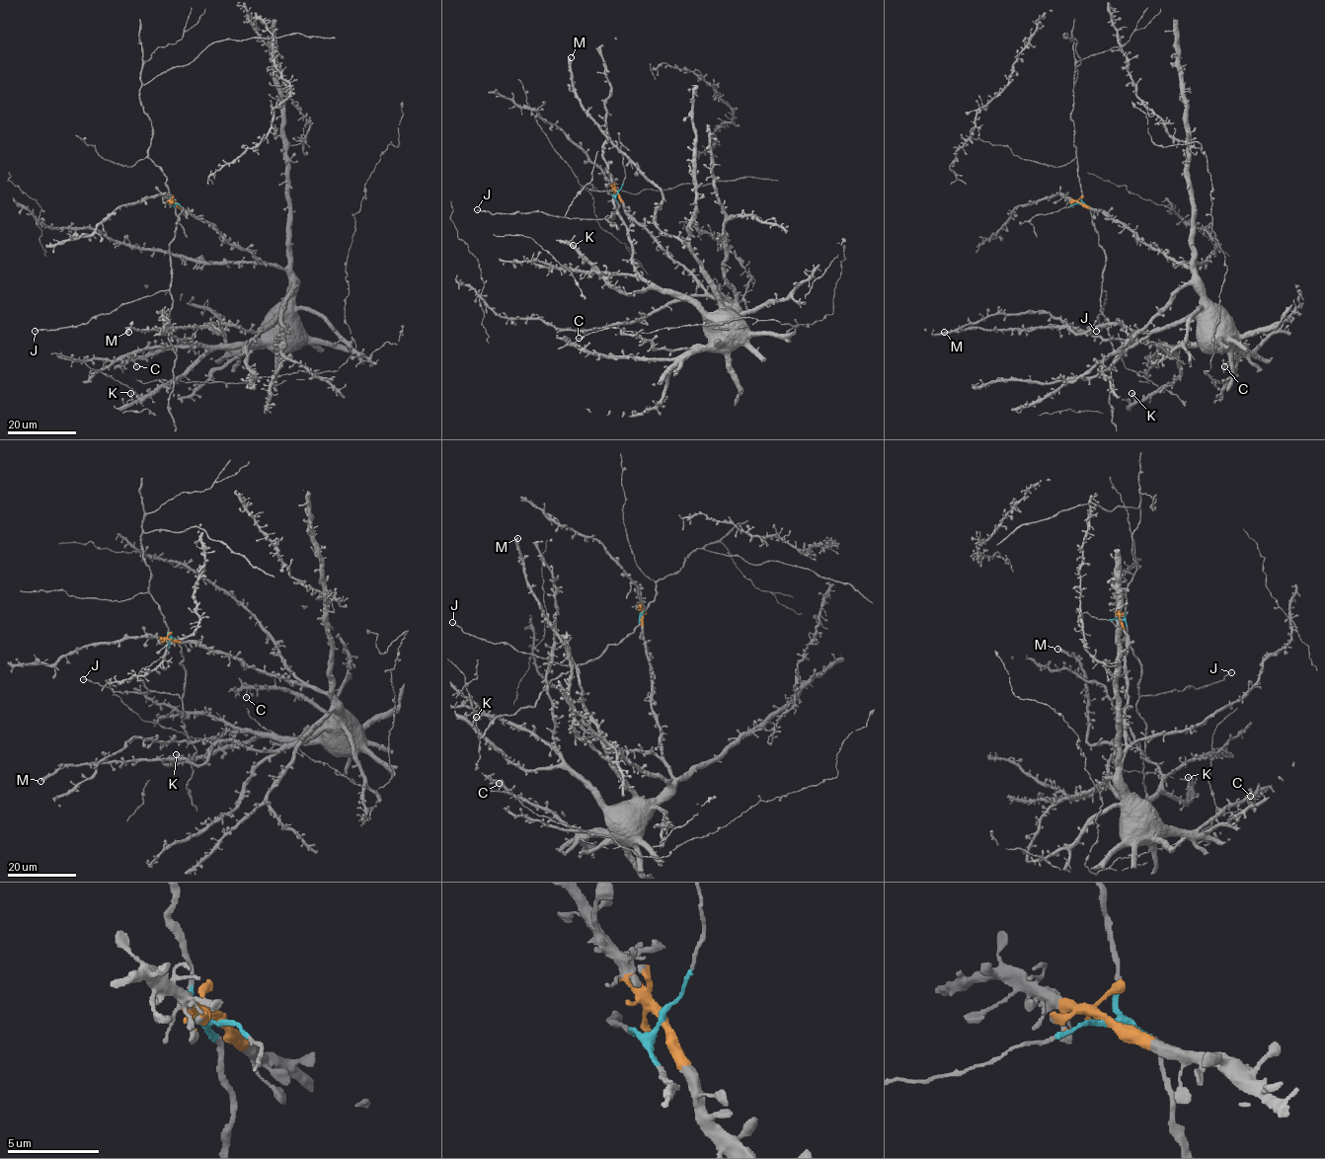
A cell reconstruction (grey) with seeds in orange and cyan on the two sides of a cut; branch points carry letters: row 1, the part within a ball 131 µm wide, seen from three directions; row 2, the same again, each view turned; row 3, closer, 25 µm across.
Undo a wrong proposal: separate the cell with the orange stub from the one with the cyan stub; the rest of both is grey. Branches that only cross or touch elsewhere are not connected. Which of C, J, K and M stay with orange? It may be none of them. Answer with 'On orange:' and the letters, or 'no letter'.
On orange: C, K, M

